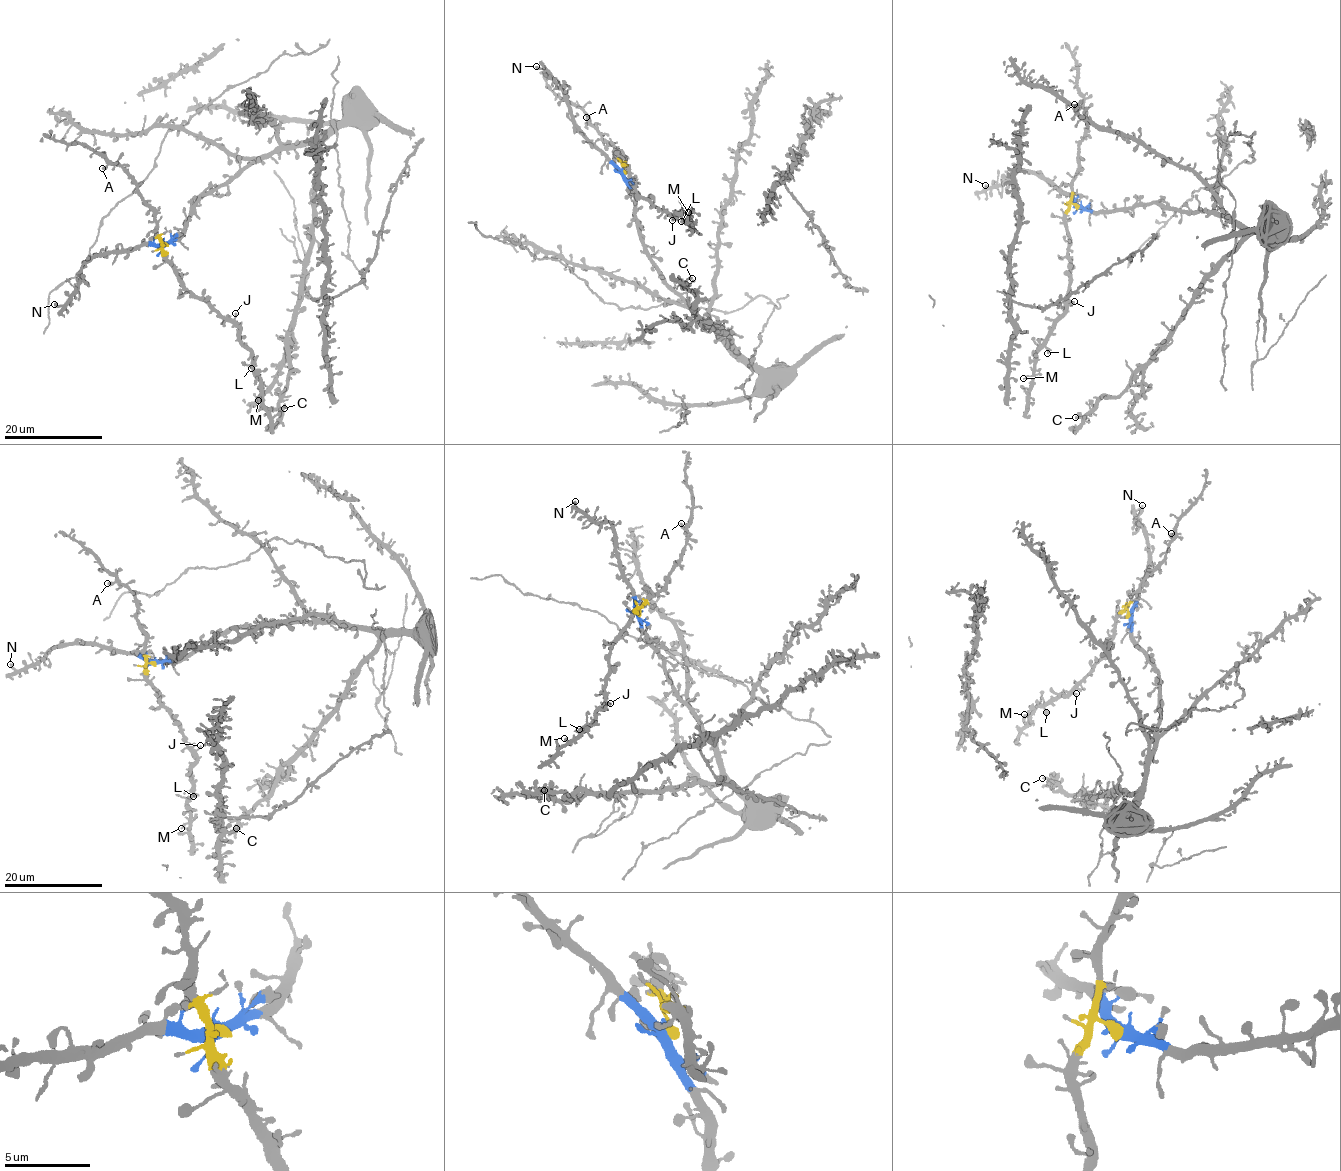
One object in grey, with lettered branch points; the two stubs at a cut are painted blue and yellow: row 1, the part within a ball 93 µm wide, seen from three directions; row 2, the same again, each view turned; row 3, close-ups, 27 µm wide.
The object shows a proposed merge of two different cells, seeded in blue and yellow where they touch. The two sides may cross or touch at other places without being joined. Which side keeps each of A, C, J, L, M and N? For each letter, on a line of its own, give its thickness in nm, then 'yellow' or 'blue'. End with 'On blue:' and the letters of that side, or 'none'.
A: calibre 400 nm; yellow
C: calibre 280 nm; blue
J: calibre 190 nm; yellow
L: calibre 440 nm; yellow
M: calibre 280 nm; yellow
N: calibre 300 nm; blue
On blue: C, N

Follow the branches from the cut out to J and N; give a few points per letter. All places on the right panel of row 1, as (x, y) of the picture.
J: (1077, 207), (1072, 204), (1066, 213), (1070, 268), (1065, 299), (1068, 304), (1074, 301)
N: (1077, 207), (1075, 201), (1036, 174), (1017, 169), (1005, 181), (984, 189), (985, 185)

